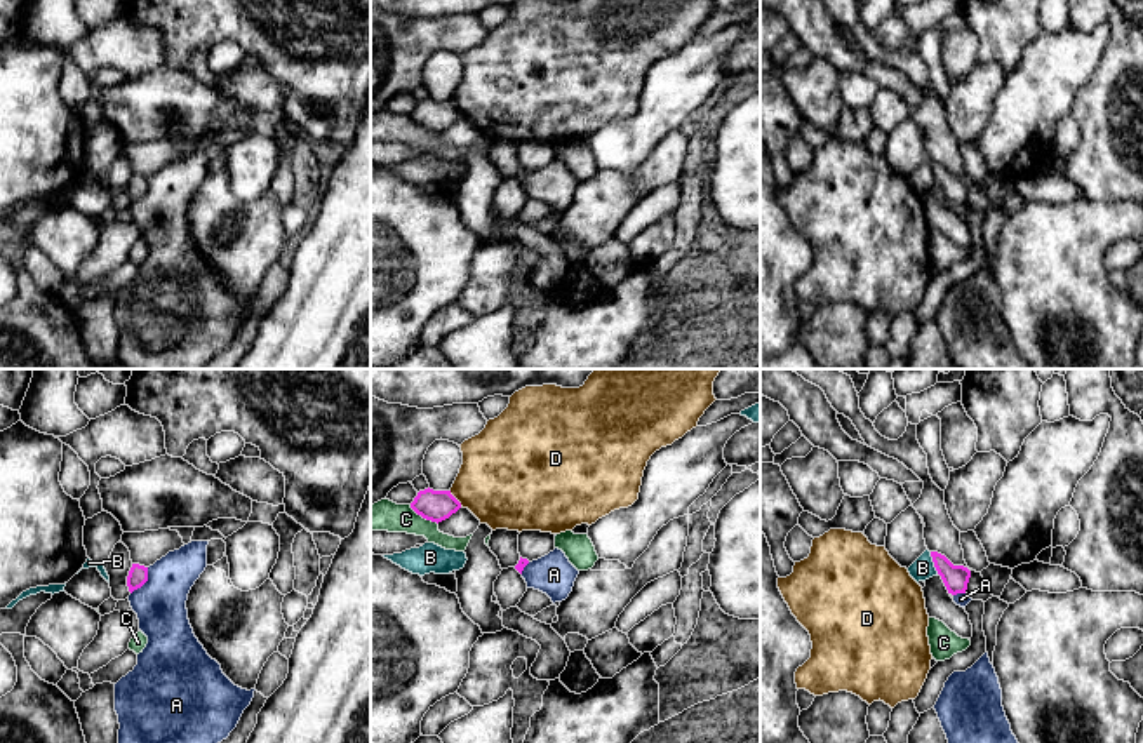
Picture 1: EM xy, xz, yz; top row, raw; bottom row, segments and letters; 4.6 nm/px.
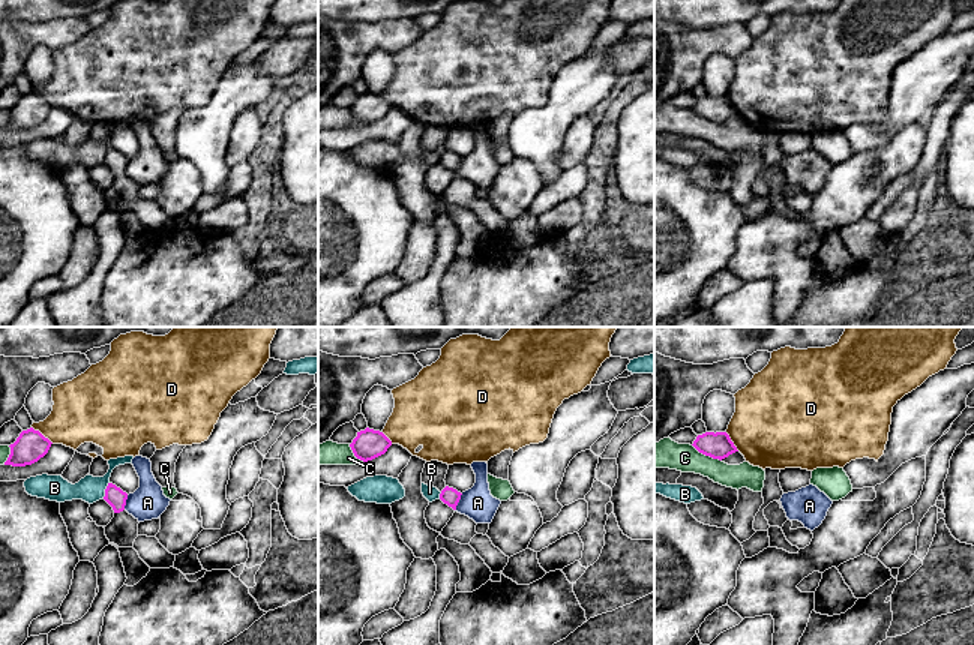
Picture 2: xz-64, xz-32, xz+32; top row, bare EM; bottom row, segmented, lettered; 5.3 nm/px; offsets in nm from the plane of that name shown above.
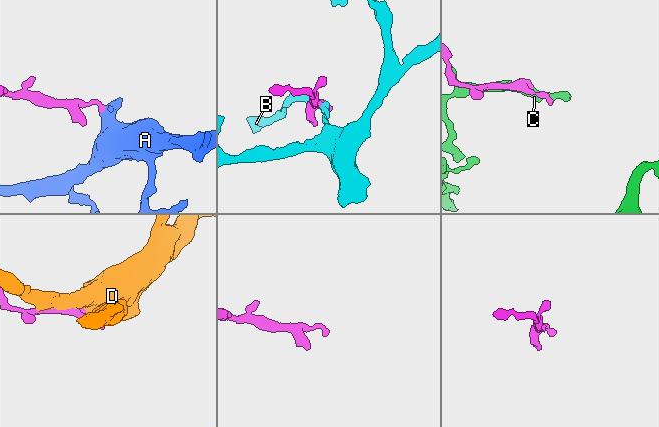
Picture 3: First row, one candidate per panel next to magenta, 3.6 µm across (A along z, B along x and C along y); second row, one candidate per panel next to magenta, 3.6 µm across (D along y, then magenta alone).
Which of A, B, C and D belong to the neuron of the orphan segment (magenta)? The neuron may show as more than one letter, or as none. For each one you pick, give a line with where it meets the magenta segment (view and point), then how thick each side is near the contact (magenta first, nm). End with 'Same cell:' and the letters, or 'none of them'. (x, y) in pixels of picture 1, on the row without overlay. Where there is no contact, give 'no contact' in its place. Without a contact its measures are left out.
A: xy (145, 192) | 90/240 nm
Same cell: A

